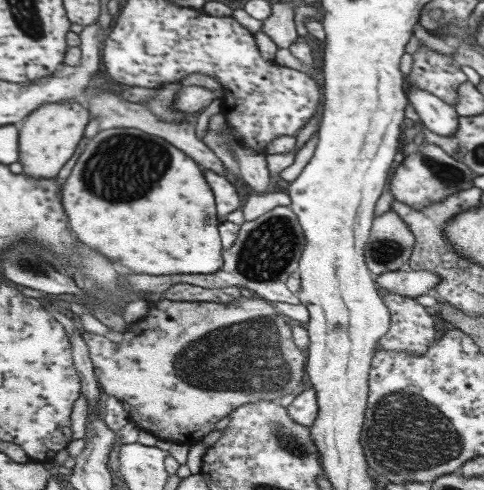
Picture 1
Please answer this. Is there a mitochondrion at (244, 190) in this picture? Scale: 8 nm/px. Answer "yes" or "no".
no

